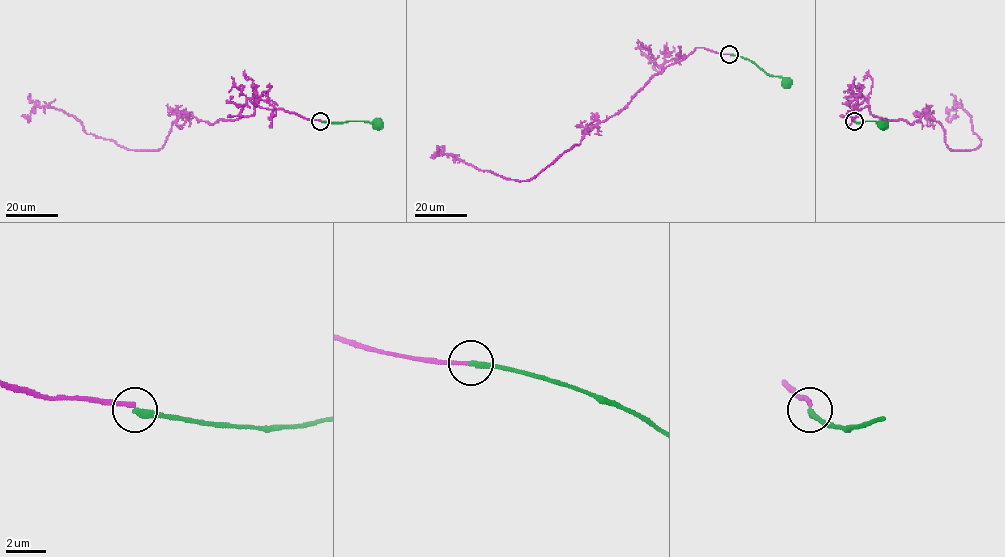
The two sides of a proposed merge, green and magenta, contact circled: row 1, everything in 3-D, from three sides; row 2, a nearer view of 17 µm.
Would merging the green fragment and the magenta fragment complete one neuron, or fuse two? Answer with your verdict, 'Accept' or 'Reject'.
Reject

